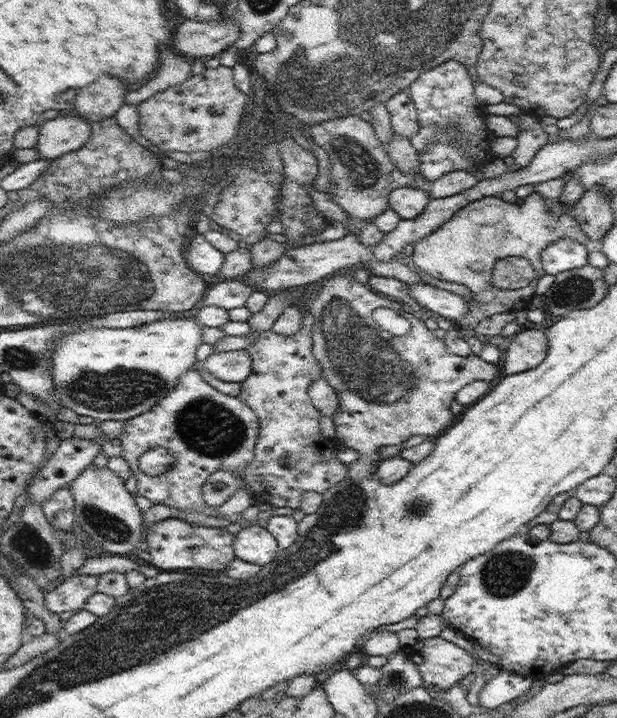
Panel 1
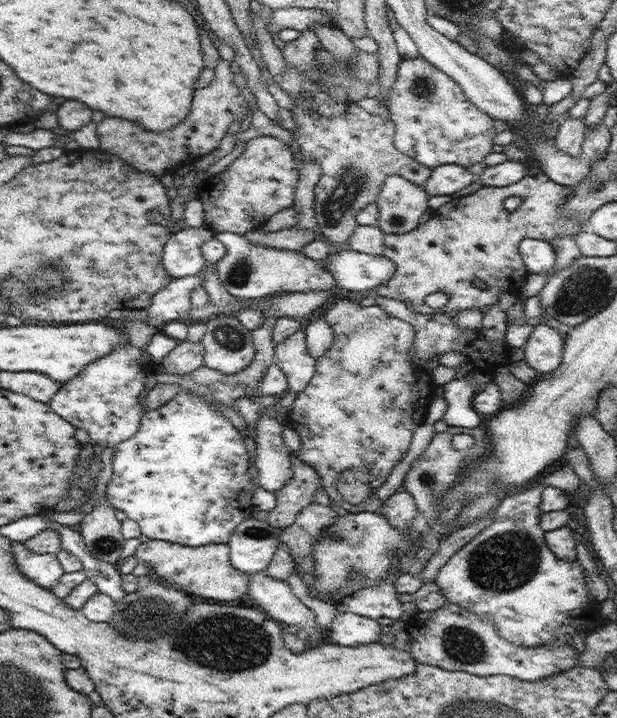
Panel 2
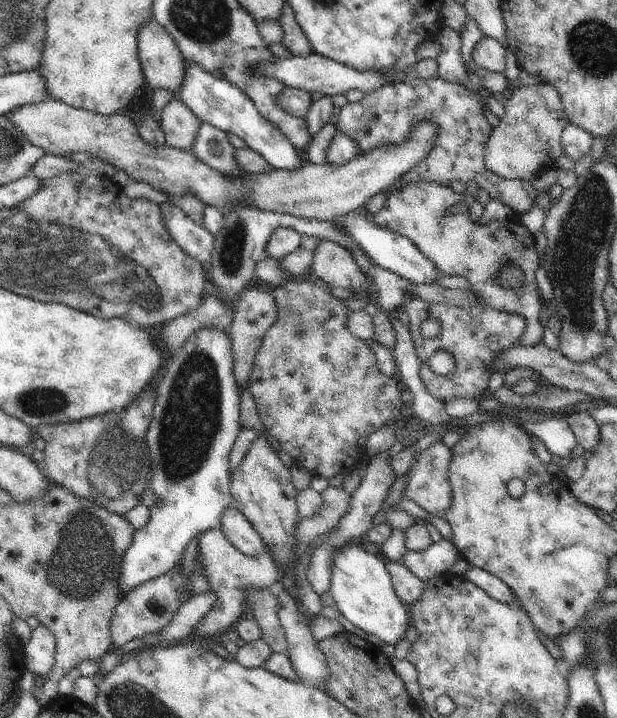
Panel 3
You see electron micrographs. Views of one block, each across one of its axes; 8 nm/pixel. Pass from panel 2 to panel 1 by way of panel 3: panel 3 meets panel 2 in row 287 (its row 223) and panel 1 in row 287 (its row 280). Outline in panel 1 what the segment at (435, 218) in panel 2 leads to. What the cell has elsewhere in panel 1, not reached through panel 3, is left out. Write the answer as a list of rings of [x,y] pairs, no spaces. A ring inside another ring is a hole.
[[[534,191],[530,196],[524,198],[524,203],[518,205],[502,199],[500,196],[485,196],[464,205],[458,212],[455,212],[446,224],[439,226],[439,229],[426,238],[419,240],[413,245],[411,261],[415,268],[422,272],[450,282],[464,284],[474,295],[474,299],[469,302],[469,313],[460,318],[457,322],[462,328],[475,328],[481,321],[488,319],[488,316],[500,312],[528,309],[540,278],[545,275],[544,267],[541,264],[540,254],[551,243],[560,239],[574,239],[583,245],[589,241],[586,233],[580,228],[578,221],[568,213],[568,208],[560,216],[552,214],[547,207],[545,198],[538,191]],[[510,256],[520,256],[526,258],[535,270],[534,280],[524,288],[516,291],[497,290],[492,282],[494,264],[501,259]]]

